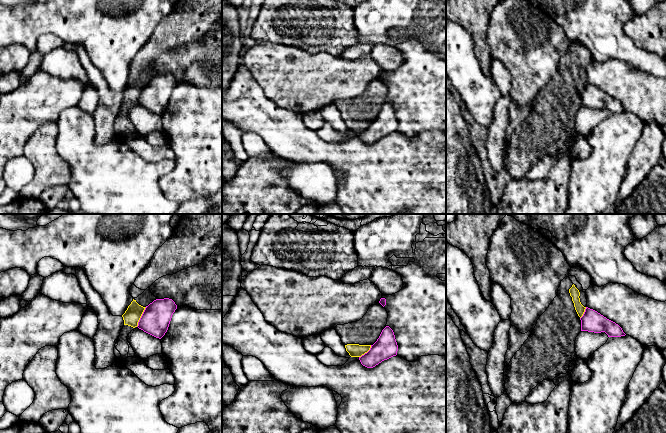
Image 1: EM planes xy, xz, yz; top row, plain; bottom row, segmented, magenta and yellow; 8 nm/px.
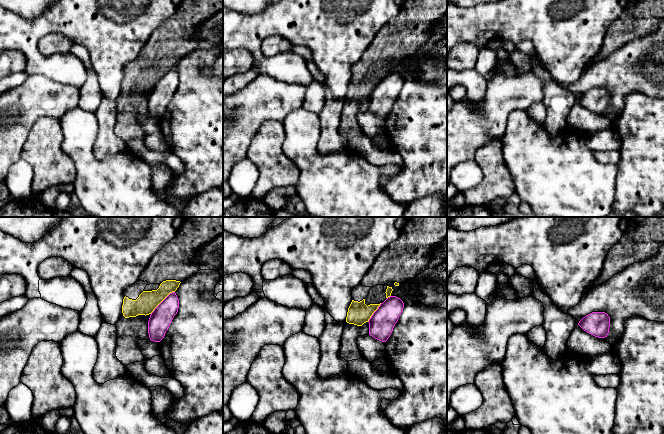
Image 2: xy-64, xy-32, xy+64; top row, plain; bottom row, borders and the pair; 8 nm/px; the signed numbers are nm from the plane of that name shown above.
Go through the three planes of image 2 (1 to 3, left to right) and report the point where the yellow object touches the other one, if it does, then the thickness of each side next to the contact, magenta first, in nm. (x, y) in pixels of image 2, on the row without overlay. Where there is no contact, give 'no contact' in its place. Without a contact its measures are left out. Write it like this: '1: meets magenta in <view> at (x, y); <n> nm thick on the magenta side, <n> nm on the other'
1: meets magenta in xy-64 at (162, 77); 180 nm thick on the magenta side, 160 nm on the other
2: meets magenta in xy-32 at (374, 88); 200 nm thick on the magenta side, 180 nm on the other
3: no contact

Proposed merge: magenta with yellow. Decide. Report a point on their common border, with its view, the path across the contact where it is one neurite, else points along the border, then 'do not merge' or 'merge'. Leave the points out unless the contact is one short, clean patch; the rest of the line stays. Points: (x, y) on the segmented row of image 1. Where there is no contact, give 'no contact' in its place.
xy (141, 317) | along xy (146, 307), (136, 326) | do not merge

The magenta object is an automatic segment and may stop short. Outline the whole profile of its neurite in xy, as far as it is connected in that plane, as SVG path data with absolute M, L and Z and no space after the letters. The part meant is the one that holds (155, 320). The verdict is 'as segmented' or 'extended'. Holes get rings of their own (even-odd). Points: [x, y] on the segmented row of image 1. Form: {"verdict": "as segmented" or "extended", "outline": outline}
{"verdict": "as segmented", "outline": "M156 299L146 306L137 327L161 339L167 332L172 315L176 309L177 305L172 299Z"}

